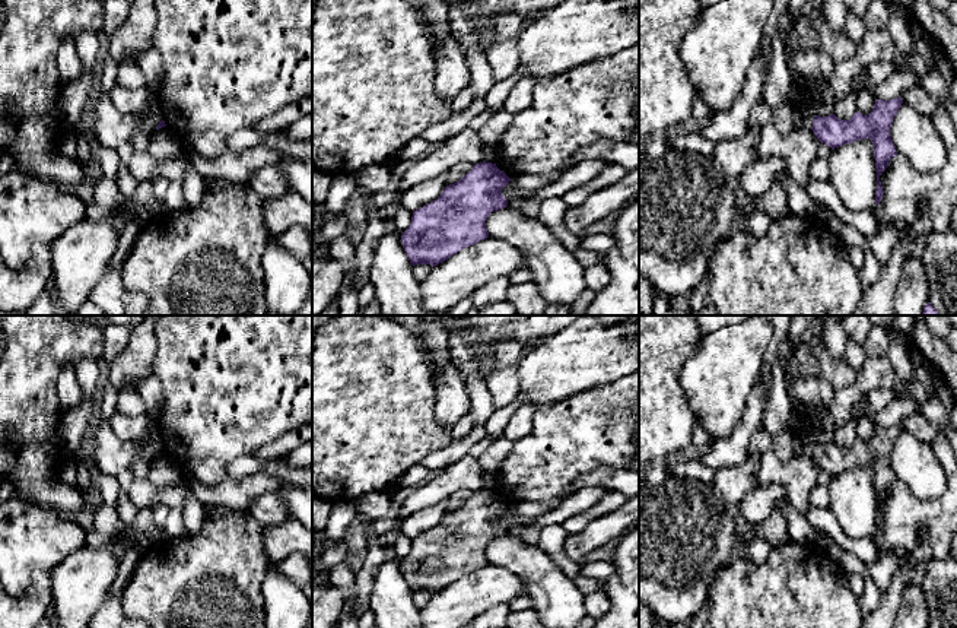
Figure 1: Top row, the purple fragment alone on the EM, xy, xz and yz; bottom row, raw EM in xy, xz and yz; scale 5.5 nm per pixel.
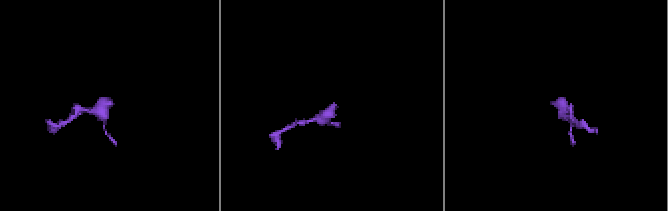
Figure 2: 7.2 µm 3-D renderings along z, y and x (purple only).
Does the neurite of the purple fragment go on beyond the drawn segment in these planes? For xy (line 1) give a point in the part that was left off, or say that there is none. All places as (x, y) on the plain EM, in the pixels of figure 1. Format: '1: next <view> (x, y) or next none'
1: next none

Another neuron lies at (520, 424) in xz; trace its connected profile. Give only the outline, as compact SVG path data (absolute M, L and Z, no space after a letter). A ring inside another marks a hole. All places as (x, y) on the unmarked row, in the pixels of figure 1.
M524 403L521 407L518 407L511 416L503 431L503 437L514 443L528 435L532 428L532 416L535 410L537 406L532 403Z

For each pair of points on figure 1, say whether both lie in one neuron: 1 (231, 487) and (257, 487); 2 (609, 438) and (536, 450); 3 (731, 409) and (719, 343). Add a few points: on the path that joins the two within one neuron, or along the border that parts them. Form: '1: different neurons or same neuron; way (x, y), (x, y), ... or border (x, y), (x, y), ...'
1: same neuron; way (237, 487), (251, 487)
2: same neuron; way (591, 438), (571, 438), (559, 450), (553, 450)
3: same neuron; way (721, 393), (721, 360)

